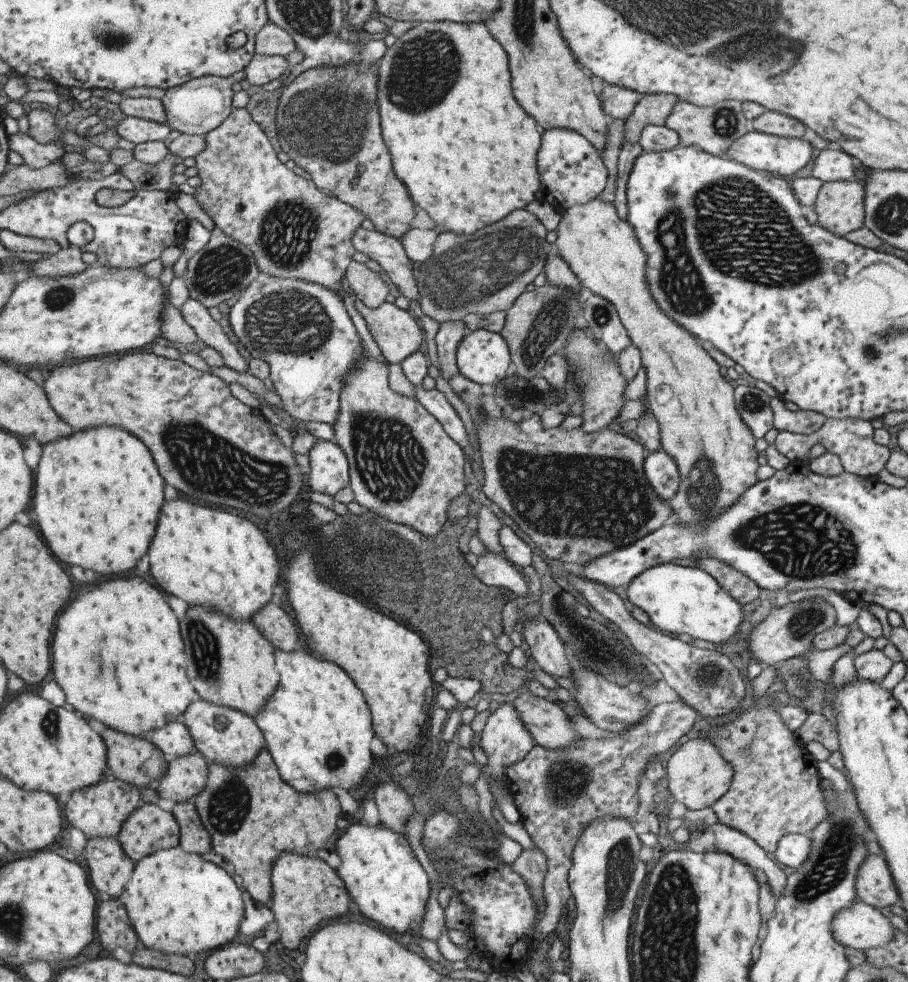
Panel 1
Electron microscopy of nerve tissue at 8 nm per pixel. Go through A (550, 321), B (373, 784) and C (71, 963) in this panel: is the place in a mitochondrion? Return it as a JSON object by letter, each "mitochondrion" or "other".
{"A":"mitochondrion","B":"other","C":"other"}

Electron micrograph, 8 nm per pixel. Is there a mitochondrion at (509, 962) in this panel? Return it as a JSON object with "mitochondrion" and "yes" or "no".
{"mitochondrion":"no"}

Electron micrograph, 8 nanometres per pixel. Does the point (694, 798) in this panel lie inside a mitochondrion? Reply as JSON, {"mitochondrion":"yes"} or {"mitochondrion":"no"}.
{"mitochondrion":"no"}

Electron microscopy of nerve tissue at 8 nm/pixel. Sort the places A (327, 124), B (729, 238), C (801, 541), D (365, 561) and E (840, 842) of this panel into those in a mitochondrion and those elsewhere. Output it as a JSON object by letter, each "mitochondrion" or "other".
{"A":"mitochondrion","B":"mitochondrion","C":"mitochondrion","D":"mitochondrion","E":"mitochondrion"}

